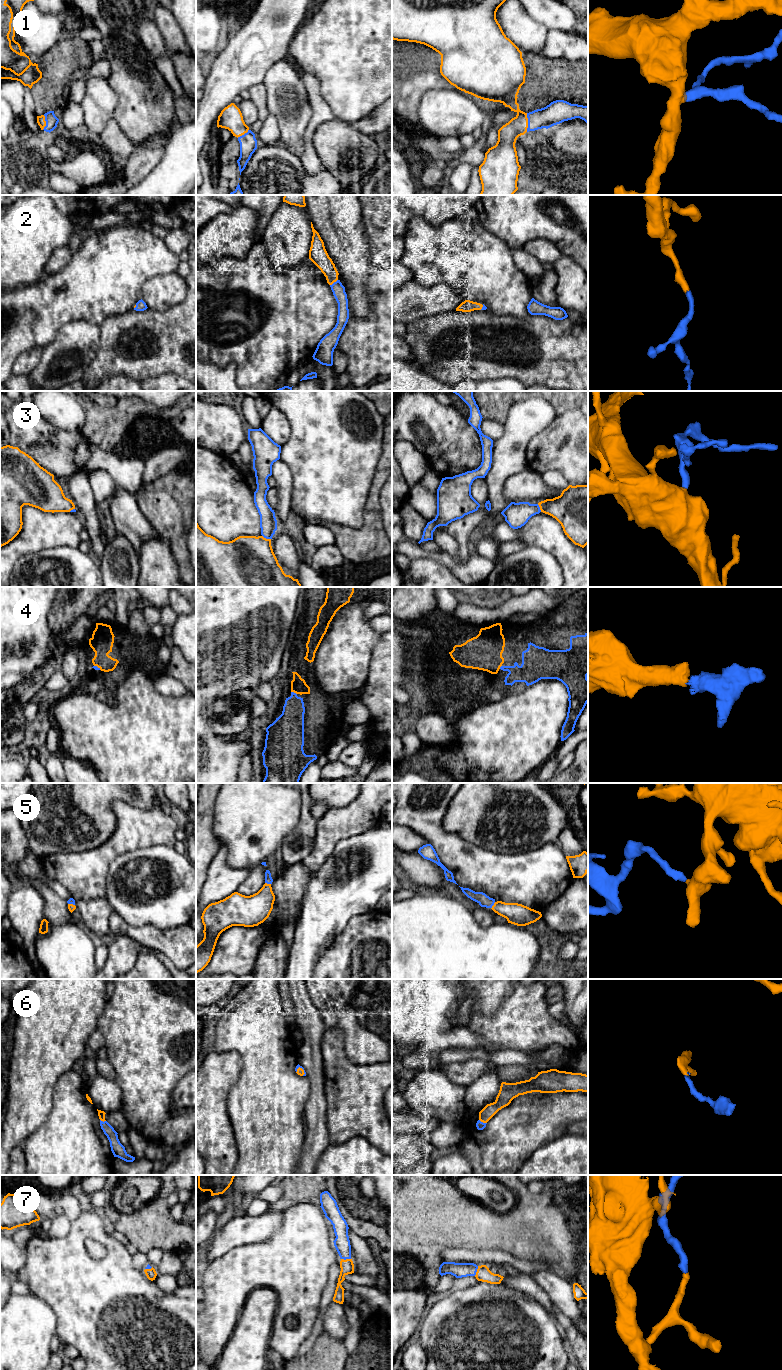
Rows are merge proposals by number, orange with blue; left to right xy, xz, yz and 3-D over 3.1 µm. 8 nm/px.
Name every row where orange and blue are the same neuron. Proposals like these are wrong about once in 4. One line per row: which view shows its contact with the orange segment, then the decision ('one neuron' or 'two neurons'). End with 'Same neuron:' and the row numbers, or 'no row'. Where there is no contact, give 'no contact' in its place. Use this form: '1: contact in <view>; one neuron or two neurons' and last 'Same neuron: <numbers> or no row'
1: contact in yz; one neuron
2: contact in xz; one neuron
3: contact in xz; one neuron
4: contact in xz; one neuron
5: contact in yz; one neuron
6: contact in yz; one neuron
7: contact in xz; one neuron
Same neuron: 1, 2, 3, 4, 5, 6, 7

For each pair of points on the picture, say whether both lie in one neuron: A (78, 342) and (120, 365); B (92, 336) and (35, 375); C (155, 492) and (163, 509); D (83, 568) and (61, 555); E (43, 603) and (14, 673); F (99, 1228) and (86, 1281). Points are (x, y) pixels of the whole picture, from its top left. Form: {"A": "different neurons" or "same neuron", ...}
{"A": "different neurons", "B": "same neuron", "C": "same neuron", "D": "same neuron", "E": "same neuron", "F": "same neuron"}

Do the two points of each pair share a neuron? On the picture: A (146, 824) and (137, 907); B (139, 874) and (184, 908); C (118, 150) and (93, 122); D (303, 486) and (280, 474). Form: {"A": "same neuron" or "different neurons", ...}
{"A": "different neurons", "B": "same neuron", "C": "different neurons", "D": "different neurons"}

